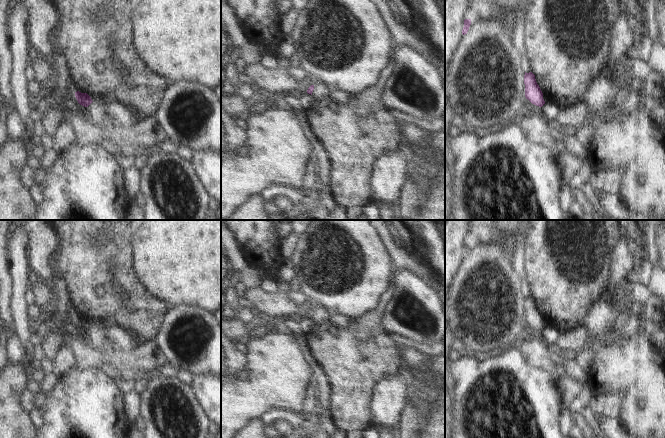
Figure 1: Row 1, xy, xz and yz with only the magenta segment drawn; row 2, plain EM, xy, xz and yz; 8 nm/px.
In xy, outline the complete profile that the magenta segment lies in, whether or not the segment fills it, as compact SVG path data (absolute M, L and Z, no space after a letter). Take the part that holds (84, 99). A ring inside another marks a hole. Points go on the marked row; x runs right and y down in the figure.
M75 92L78 103L84 107L88 107L93 101L87 93Z

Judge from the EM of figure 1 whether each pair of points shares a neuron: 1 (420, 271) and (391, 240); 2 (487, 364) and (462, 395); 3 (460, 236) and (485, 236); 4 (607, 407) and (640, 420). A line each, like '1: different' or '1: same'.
1: same
2: same
3: different
4: different

